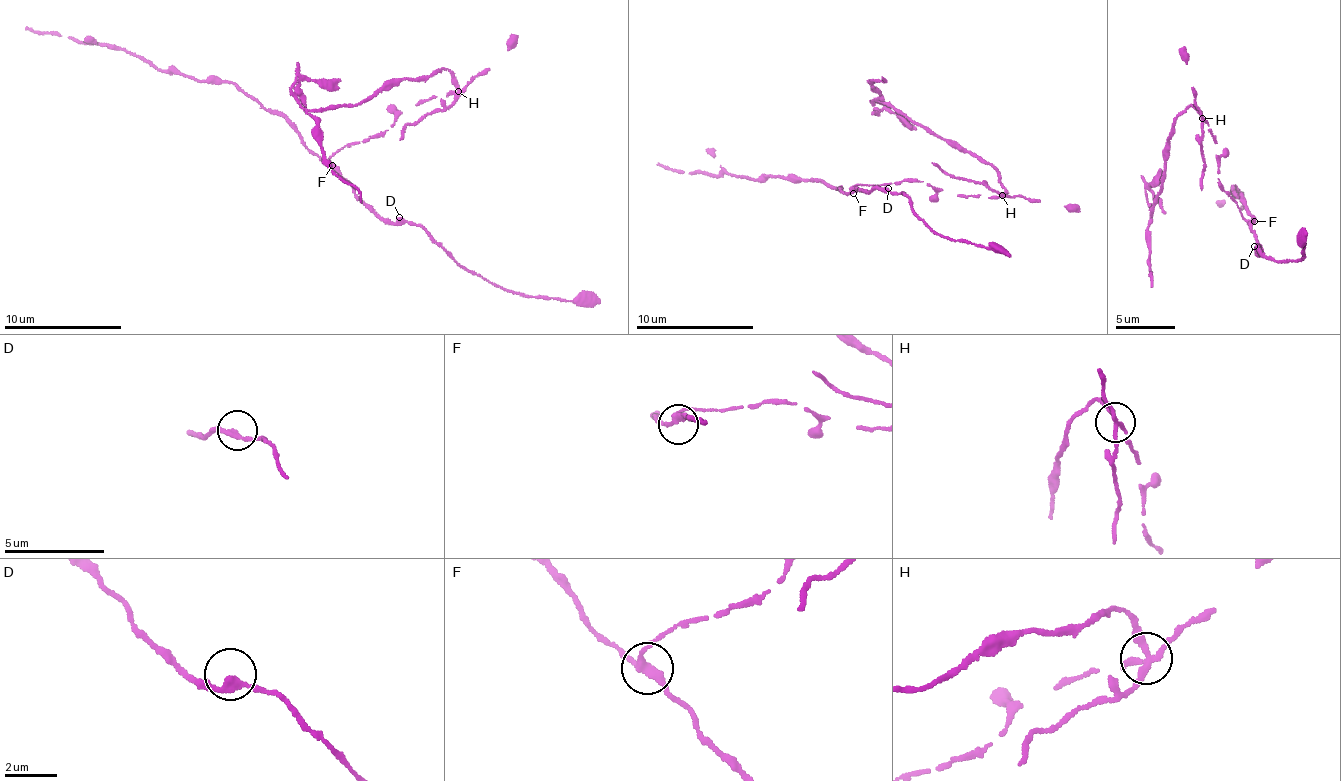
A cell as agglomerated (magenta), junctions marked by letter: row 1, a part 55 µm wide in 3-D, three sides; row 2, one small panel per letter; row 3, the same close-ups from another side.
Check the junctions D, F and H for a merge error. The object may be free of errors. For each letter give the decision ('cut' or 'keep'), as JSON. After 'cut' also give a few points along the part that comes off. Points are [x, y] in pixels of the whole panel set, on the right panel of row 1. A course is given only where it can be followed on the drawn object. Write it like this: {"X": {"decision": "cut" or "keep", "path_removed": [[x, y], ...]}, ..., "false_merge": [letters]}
{"D": {"decision": "keep"}, "F": {"decision": "keep"}, "H": {"decision": "cut", "path_removed": [[1203, 118], [1190, 105], [1182, 112], [1173, 126], [1158, 199], [1150, 218], [1151, 286]]}, "false_merge": ["H"]}

